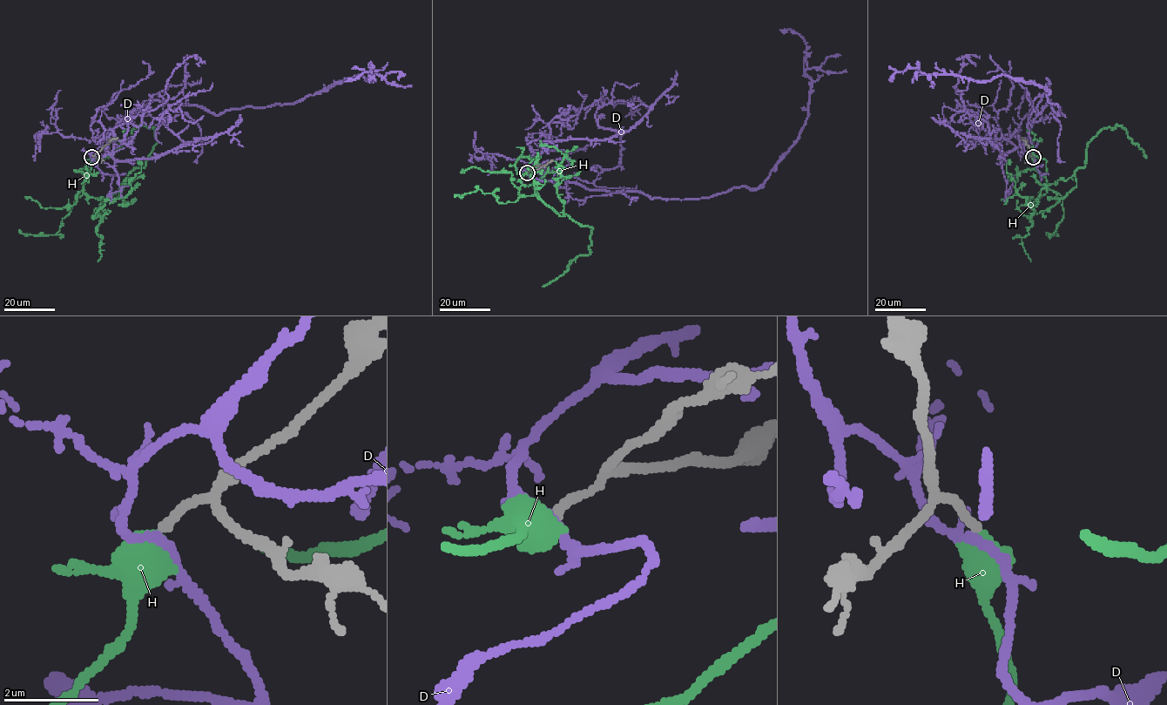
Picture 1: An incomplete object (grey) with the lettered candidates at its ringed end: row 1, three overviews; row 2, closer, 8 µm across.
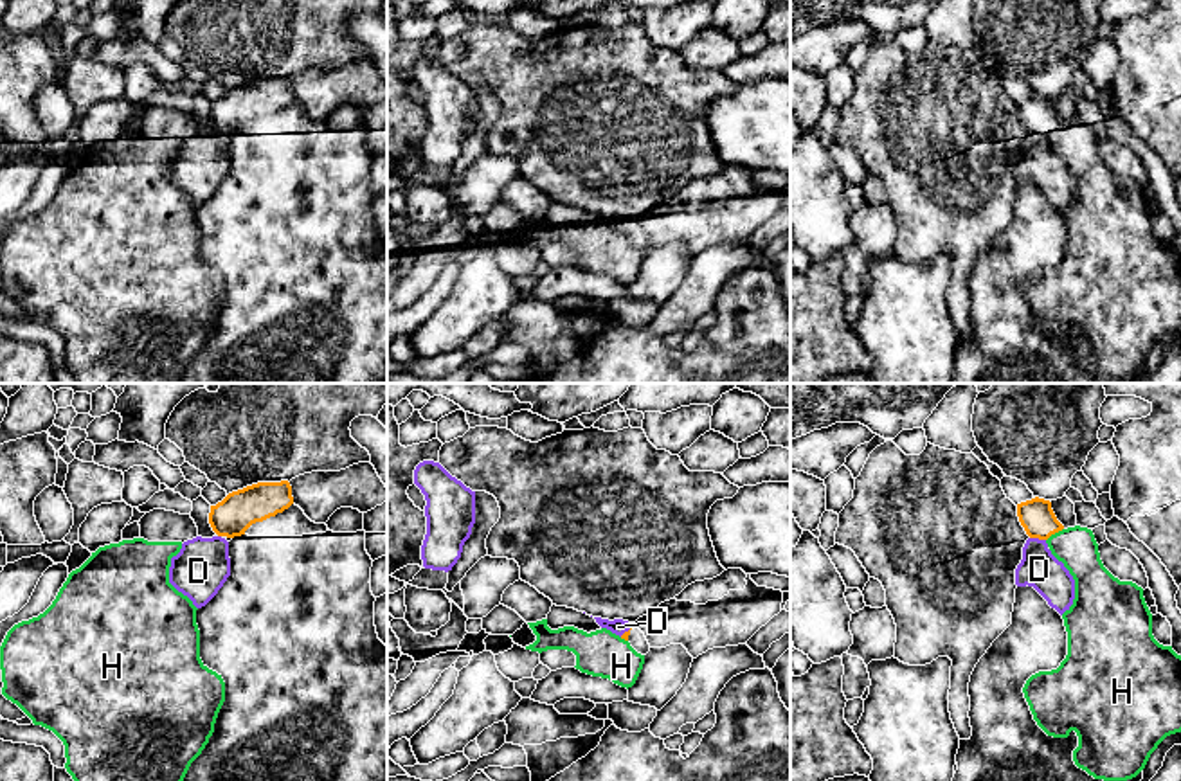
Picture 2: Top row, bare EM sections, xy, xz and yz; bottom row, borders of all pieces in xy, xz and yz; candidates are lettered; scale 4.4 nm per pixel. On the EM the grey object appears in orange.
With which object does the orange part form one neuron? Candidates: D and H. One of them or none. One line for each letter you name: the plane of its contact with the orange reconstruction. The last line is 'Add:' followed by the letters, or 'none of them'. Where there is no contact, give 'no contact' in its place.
H: meets orange in yz
Add: H

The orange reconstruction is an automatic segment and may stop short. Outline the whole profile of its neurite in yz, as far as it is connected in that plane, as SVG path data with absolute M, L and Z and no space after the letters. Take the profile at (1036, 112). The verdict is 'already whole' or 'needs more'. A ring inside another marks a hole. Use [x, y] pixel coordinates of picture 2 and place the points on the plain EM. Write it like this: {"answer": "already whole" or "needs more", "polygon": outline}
{"answer": "needs more", "polygon": "M1039 94L1017 101L1017 113L1026 131L1044 137L1075 176L1073 202L1062 211L1068 252L1057 266L1032 272L1023 284L1033 317L1053 335L1068 335L1075 328L1078 344L1073 347L1073 358L1095 376L1132 376L1145 365L1150 351L1167 333L1181 329L1181 252L1154 236L1152 211L1145 200L1143 185L1132 178L1120 178L1104 164L1091 126L1080 122L1066 126L1057 117L1051 99Z"}

